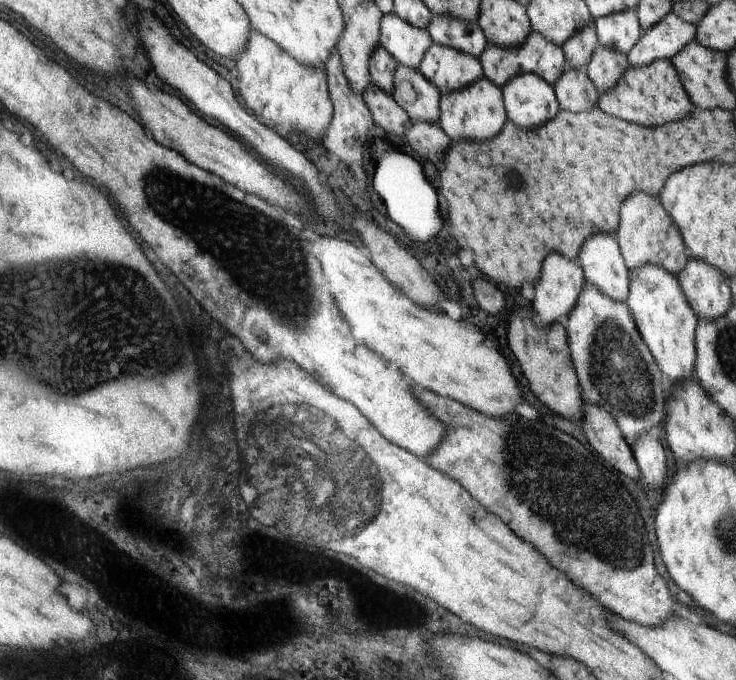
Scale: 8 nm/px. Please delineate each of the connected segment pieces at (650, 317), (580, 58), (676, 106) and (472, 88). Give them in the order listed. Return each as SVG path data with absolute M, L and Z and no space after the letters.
M646 263L629 269L629 298L626 303L661 372L667 374L675 384L692 378L694 360L697 360L694 332L697 332L696 326L699 324L677 276L658 263Z
M592 18L584 28L572 34L562 46L568 68L583 70L598 44L594 18Z
M654 59L649 65L631 65L612 88L599 93L597 106L610 116L655 127L692 115L694 104L672 60Z
M486 76L464 88L442 93L439 101L440 114L437 122L452 141L488 140L501 131L508 118L504 103L504 90Z

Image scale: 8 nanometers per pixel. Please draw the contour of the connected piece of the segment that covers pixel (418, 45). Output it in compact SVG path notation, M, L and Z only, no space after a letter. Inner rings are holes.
M396 13L384 14L380 44L396 58L399 65L419 68L422 57L433 43L427 29L418 28Z

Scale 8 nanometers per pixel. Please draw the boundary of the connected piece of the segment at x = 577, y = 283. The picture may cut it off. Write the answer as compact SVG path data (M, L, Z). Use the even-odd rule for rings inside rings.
M556 252L546 256L546 268L542 268L542 280L535 284L535 296L532 300L532 308L536 314L533 316L535 324L547 327L552 323L565 321L576 306L585 283L585 273L578 259L566 258Z

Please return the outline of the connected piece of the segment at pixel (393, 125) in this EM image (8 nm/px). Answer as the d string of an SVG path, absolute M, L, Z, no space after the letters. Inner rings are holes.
M370 83L363 92L364 102L371 110L376 126L384 128L386 138L399 145L404 144L404 134L411 118L389 92Z

